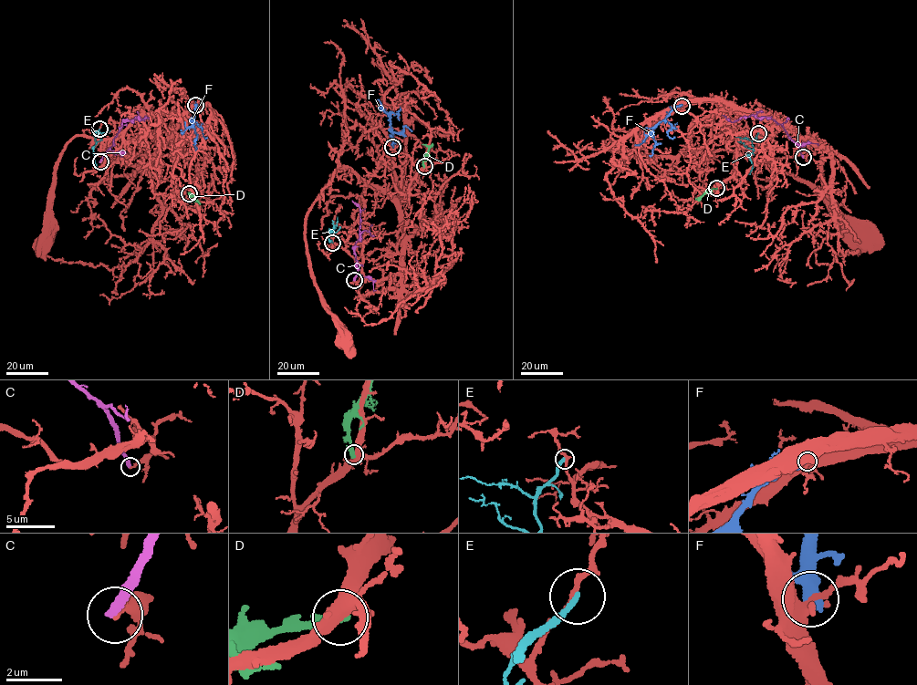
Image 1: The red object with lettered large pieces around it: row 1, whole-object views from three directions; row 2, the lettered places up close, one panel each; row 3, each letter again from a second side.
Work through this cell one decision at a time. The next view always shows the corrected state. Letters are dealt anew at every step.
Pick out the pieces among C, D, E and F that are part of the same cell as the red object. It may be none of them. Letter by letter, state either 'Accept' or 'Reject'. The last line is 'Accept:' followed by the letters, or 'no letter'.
C: Reject
D: Reject
E: Reject
F: Reject
Accept: no letter

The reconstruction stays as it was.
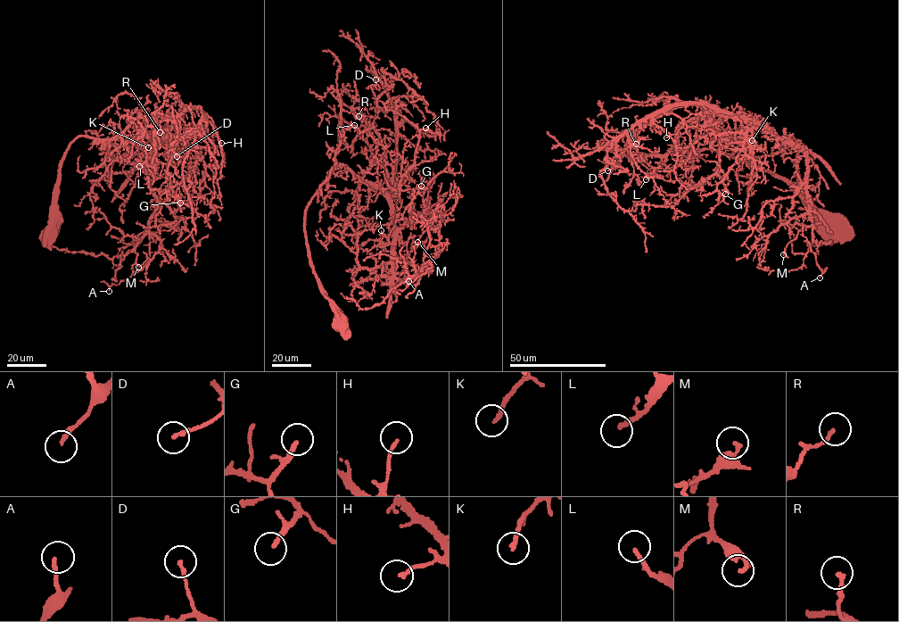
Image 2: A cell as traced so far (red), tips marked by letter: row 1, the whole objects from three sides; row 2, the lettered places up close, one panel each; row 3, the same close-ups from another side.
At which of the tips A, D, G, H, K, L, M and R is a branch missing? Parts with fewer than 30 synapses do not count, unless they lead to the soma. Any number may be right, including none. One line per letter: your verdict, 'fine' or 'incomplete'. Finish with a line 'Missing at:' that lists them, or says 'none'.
A: fine
D: fine
G: incomplete
H: fine
K: fine
L: incomplete
M: fine
R: fine
Missing at: G, L

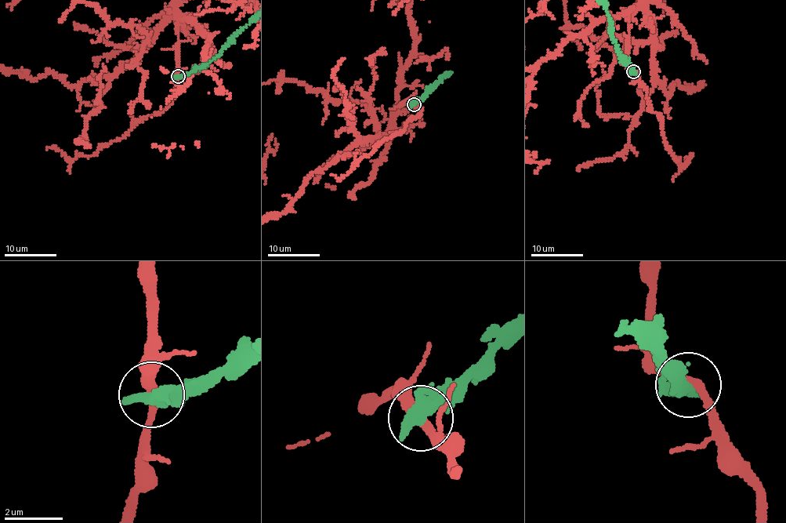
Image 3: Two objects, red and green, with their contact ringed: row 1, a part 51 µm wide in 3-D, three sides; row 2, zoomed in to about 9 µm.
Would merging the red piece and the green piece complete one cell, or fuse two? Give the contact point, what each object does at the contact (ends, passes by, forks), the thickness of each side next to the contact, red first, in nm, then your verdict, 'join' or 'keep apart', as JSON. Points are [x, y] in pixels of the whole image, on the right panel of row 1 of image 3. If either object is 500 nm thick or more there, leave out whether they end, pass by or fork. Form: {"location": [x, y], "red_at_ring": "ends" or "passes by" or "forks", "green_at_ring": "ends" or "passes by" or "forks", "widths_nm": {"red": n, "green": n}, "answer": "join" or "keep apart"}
{"location": [633, 71], "widths_nm": {"red": 280, "green": 600}, "answer": "keep apart"}

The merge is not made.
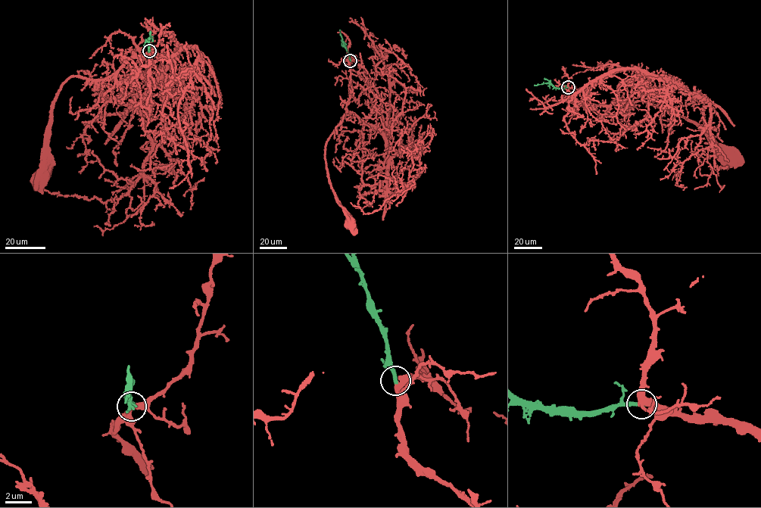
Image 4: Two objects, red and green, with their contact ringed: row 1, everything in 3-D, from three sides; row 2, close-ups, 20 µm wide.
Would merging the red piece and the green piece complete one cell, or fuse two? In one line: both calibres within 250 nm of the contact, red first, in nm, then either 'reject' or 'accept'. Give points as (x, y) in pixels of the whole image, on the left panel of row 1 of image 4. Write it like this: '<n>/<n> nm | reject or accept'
340/300 nm | accept

